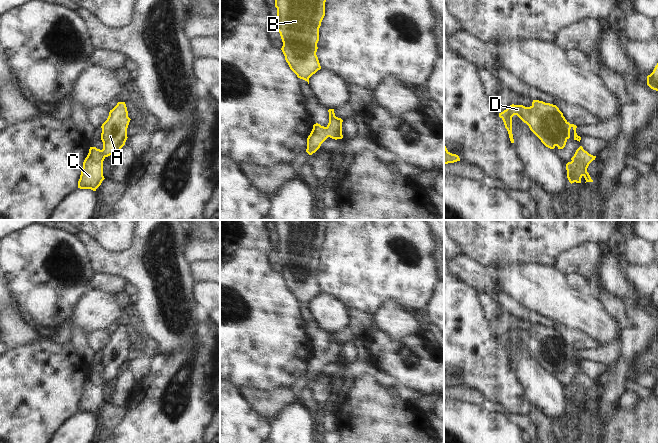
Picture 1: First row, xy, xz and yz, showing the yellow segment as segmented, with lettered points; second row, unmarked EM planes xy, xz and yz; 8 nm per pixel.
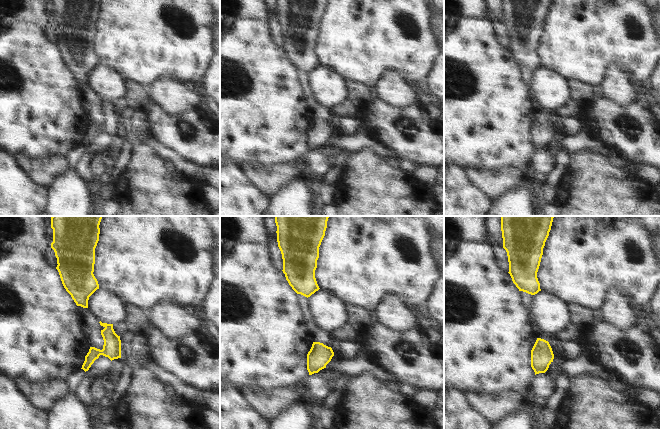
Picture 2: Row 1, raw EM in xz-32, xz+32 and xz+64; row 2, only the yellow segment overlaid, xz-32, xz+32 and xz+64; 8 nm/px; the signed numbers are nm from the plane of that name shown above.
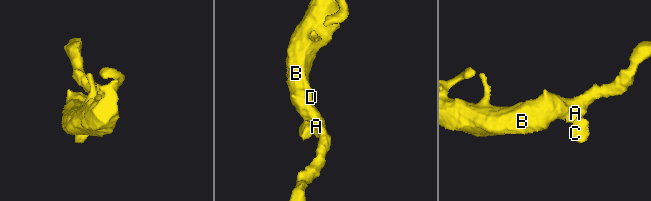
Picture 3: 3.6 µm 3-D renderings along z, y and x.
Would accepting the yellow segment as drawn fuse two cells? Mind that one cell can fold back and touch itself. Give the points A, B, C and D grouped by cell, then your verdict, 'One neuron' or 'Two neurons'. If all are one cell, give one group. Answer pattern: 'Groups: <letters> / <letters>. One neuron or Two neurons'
Groups: A B C D. One neuron.

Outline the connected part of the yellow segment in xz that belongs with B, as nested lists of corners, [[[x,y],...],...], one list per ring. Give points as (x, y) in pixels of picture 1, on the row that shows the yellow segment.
[[[275,0],[277,30],[290,69],[308,82],[321,69],[317,52],[326,0]]]

